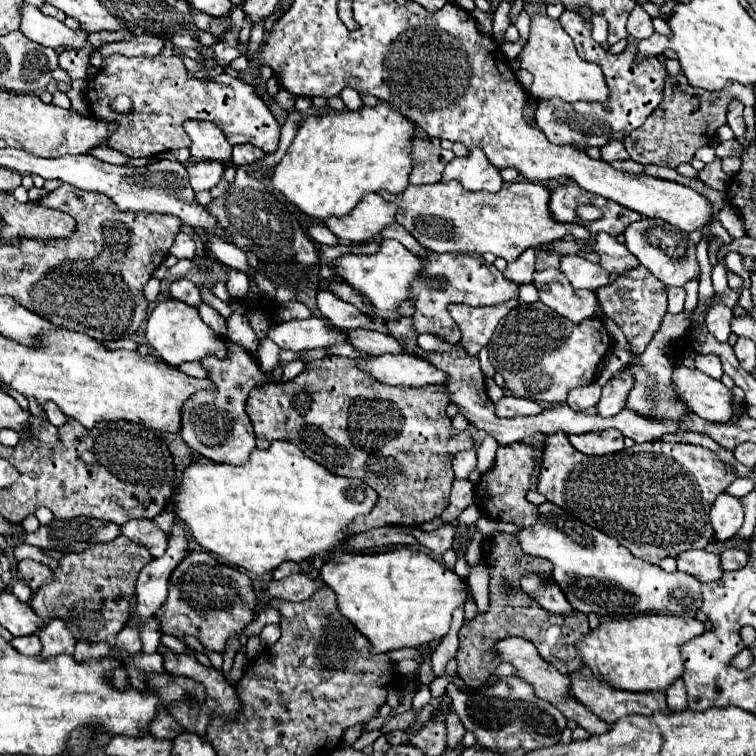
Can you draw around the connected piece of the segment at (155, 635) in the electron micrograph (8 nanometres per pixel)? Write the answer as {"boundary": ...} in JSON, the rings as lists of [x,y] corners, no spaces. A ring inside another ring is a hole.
{"boundary":[[[154,616],[145,620],[146,624],[140,625],[140,639],[142,642],[142,651],[151,654],[157,651],[160,645],[160,637],[163,632],[160,621],[154,620]]]}

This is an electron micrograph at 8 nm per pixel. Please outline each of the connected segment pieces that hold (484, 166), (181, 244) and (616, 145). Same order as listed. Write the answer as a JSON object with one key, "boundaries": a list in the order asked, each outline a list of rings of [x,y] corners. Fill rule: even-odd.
{"boundaries":[[[[472,150],[464,158],[454,158],[442,172],[442,182],[458,180],[464,190],[498,192],[502,188],[500,170],[494,168],[482,150]]],[[[178,232],[176,240],[170,248],[170,254],[174,254],[176,258],[194,258],[194,250],[196,250],[194,238],[188,232]]],[[[610,142],[610,144],[602,146],[600,154],[602,154],[604,162],[614,162],[614,160],[626,160],[628,158],[628,152],[626,152],[622,142]]]]}

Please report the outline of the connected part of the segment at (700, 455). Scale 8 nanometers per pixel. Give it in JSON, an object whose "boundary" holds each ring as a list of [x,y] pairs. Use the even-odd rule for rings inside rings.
{"boundary":[[[558,432],[546,438],[538,492],[544,494],[548,502],[558,504],[578,520],[616,538],[634,556],[650,564],[660,564],[666,556],[676,558],[686,550],[702,550],[716,540],[710,524],[710,508],[716,496],[724,492],[736,476],[736,470],[728,470],[728,464],[722,462],[716,452],[694,444],[644,442],[608,456],[586,456],[572,448],[566,434]]]}

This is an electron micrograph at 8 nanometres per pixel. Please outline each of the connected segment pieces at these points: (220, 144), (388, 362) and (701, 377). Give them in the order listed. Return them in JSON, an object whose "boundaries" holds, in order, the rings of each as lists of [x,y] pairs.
{"boundaries":[[[[186,120],[184,130],[192,140],[190,154],[196,160],[218,160],[224,164],[230,162],[232,146],[224,138],[222,130],[216,128],[216,124],[202,120]]],[[[406,354],[406,356],[374,356],[368,362],[358,360],[358,368],[370,372],[380,382],[400,384],[400,386],[428,386],[428,384],[446,384],[450,378],[446,372],[438,370],[424,358]]],[[[678,366],[672,380],[682,392],[686,406],[700,418],[708,422],[728,422],[732,416],[732,390],[728,390],[720,380],[710,378],[700,370],[690,370]]]]}

